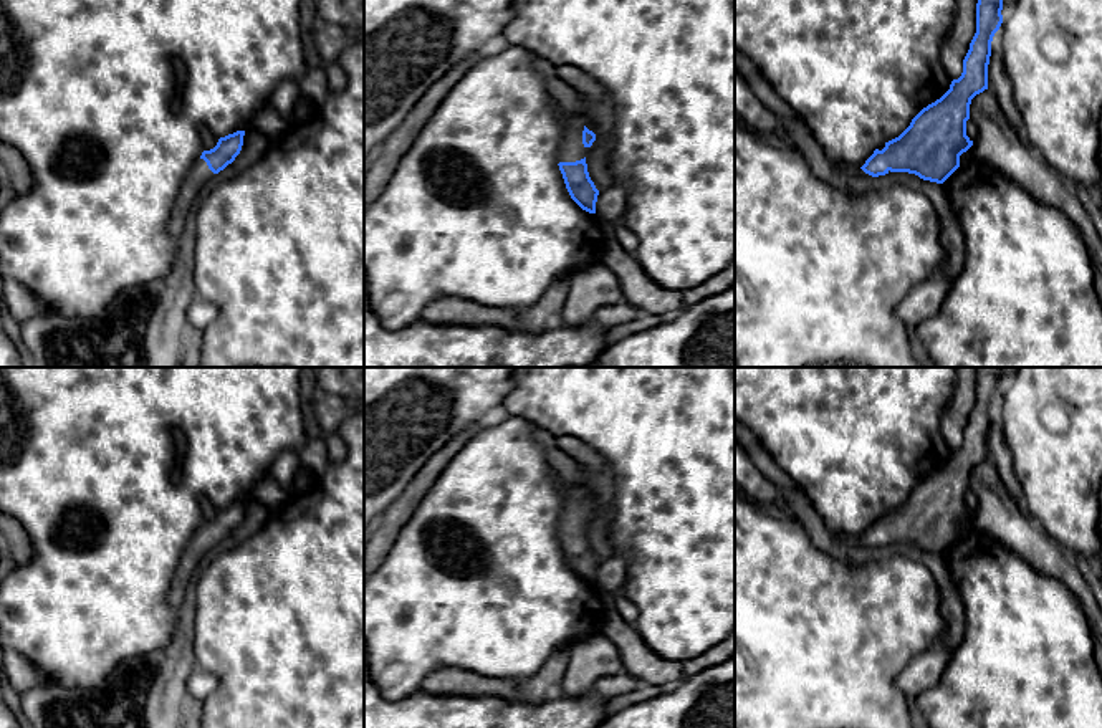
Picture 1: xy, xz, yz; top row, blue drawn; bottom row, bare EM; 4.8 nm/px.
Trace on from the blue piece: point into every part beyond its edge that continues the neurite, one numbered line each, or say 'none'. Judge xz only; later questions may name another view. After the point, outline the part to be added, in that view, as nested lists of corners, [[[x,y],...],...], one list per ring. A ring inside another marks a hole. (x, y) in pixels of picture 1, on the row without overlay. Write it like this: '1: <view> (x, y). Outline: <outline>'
1: xz (573, 520). Outline: [[[559,481],[559,486],[564,496],[559,533],[576,533],[584,529],[587,524],[587,518],[582,515],[584,491],[568,488],[563,481]]]

